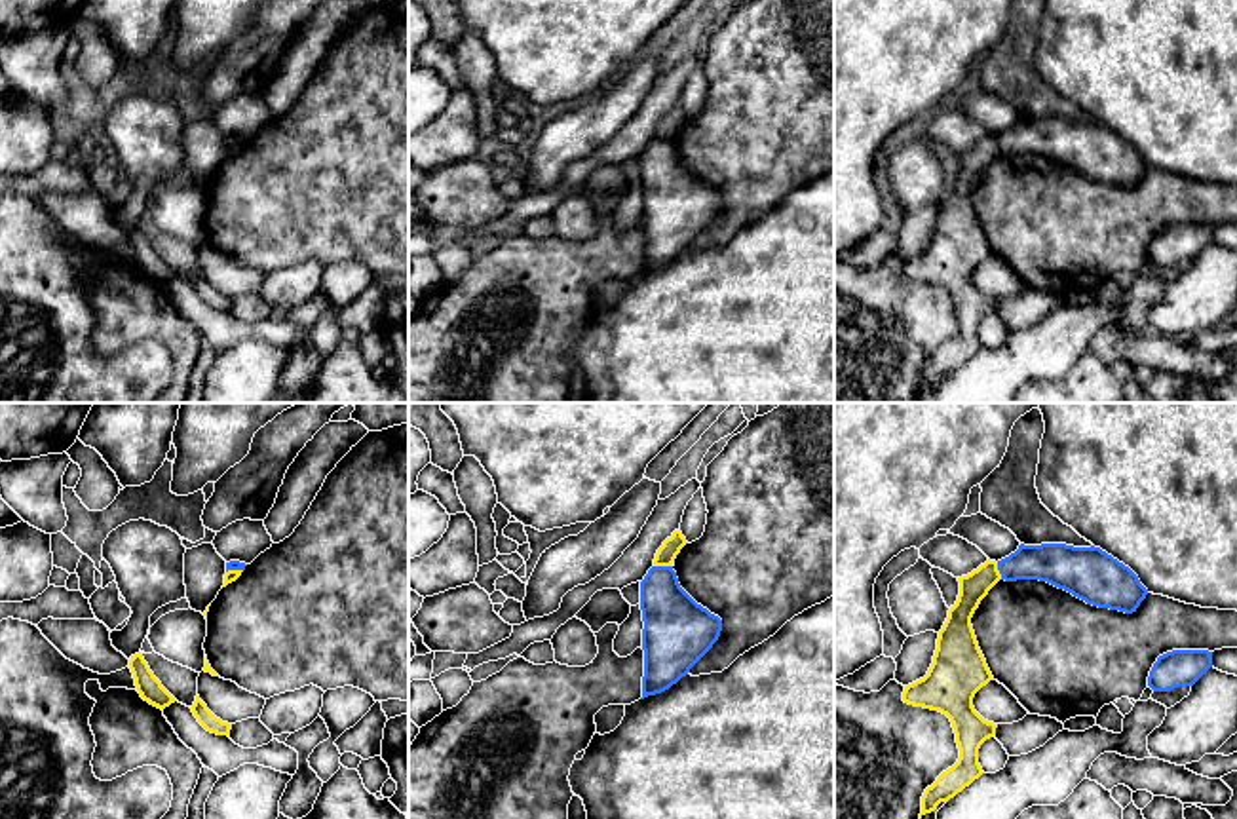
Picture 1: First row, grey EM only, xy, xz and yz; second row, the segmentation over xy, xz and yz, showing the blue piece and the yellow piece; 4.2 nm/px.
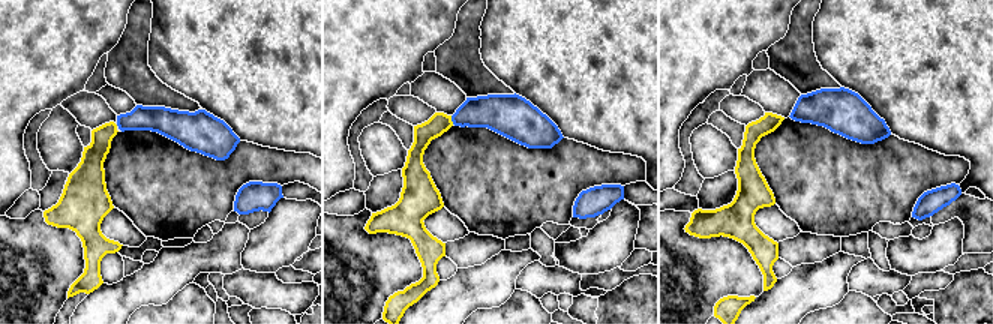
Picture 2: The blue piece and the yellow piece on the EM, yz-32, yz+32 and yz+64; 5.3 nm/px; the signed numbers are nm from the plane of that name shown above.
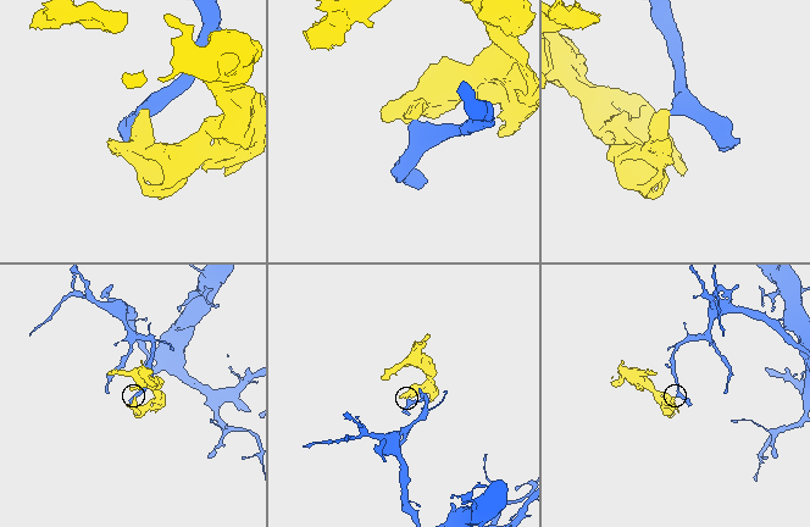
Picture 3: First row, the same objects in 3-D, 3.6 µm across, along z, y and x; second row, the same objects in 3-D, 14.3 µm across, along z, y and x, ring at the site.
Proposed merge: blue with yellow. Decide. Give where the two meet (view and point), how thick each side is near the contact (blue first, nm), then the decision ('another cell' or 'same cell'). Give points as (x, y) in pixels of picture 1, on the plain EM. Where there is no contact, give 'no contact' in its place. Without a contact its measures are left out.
contact xz (662, 141); calibres 260 and 90 nm; another cell

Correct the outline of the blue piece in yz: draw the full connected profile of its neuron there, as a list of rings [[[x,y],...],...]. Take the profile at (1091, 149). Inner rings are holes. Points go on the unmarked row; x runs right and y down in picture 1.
[[[1020,118],[1015,127],[998,135],[1001,154],[1039,154],[1072,167],[1098,182],[1136,186],[1148,163],[1138,150],[1100,122],[1066,118]]]

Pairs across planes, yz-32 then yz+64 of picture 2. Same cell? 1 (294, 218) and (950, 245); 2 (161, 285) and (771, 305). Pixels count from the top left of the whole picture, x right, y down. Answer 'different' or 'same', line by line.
1: same
2: same

